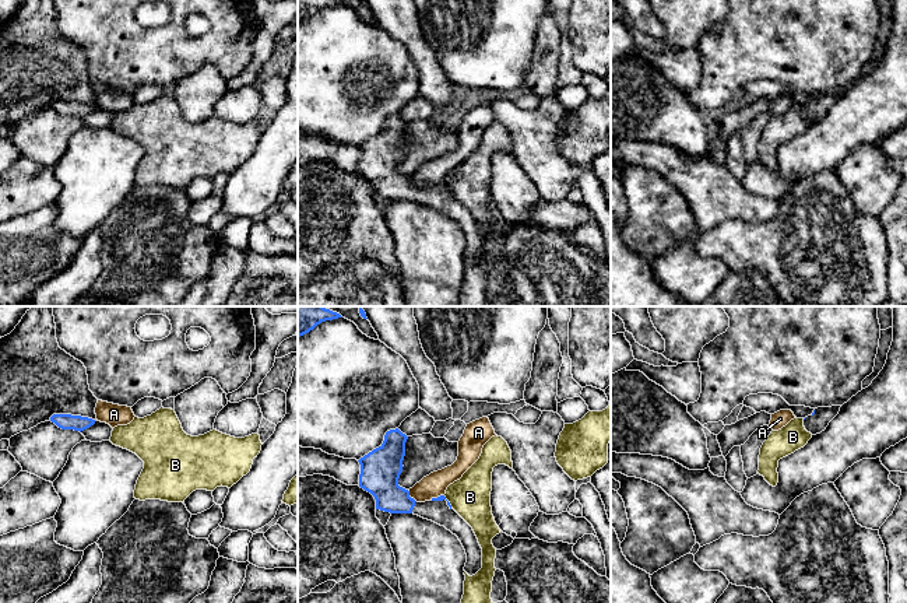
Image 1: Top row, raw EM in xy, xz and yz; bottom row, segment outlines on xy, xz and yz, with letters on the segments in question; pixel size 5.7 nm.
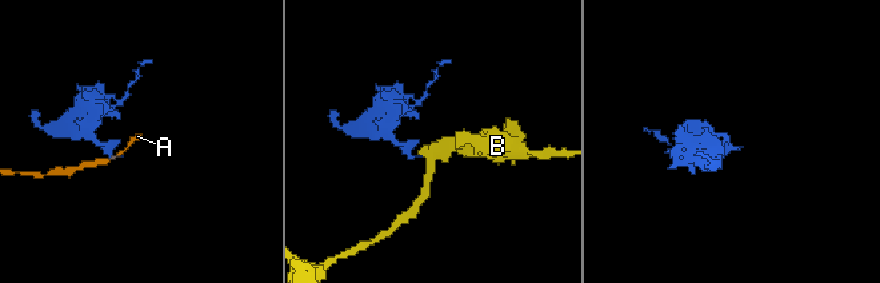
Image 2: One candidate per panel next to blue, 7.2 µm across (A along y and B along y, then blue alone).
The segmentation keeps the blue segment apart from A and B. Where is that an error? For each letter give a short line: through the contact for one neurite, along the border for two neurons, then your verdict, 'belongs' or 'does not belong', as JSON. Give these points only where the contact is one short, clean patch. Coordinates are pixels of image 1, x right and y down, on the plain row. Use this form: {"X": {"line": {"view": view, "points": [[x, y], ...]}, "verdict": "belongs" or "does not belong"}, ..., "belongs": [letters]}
{"A": {"line": {"view": "xz", "points": [[407, 176], [417, 188]]}, "verdict": "does not belong"}, "B": {"line": {"view": "xz", "points": [[443, 182], [452, 193]]}, "verdict": "does not belong"}, "belongs": []}

